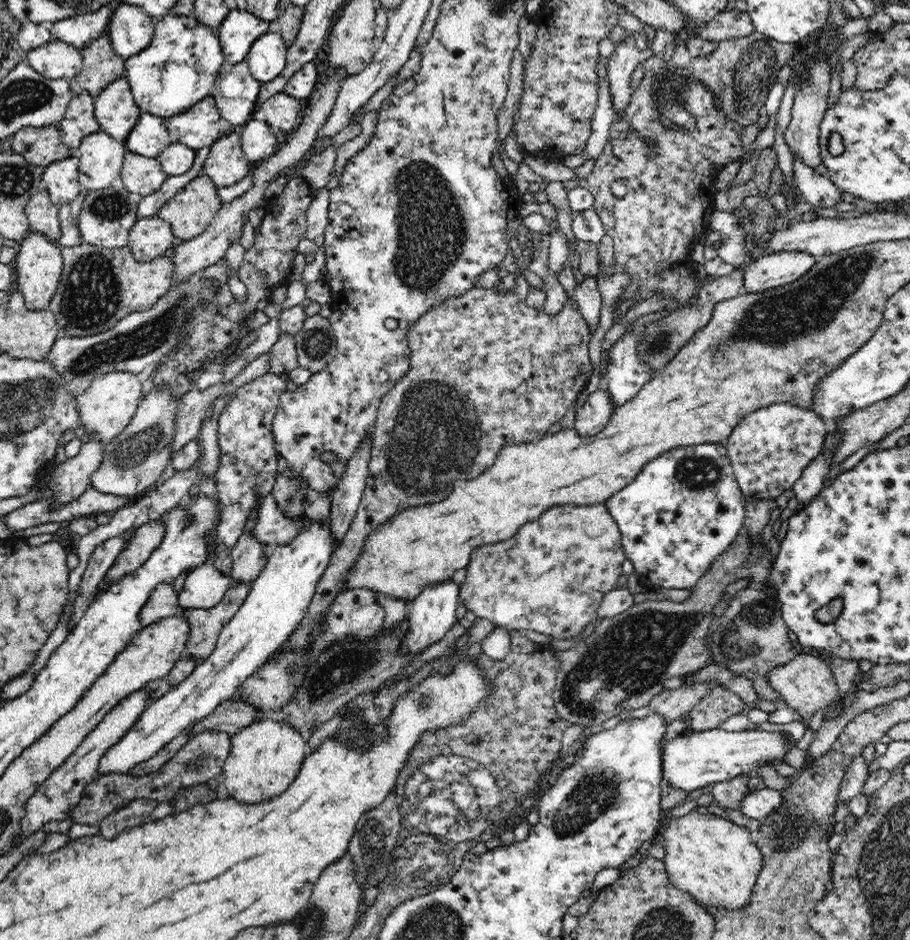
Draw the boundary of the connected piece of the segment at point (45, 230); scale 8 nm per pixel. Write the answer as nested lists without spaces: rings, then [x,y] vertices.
[[[45,188],[36,191],[25,207],[25,216],[32,232],[42,233],[54,241],[62,234],[58,214],[59,205],[50,201],[50,195]]]

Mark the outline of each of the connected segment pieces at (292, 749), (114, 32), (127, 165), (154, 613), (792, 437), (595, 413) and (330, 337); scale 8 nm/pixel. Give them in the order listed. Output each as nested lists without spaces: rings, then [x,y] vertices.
[[[272,719],[252,722],[231,736],[230,754],[222,768],[224,786],[229,796],[244,804],[258,804],[276,798],[288,790],[308,752],[305,734],[290,724]]]
[[[122,4],[113,12],[106,35],[114,52],[123,59],[142,52],[152,42],[156,19],[139,6]]]
[[[128,152],[123,160],[120,177],[126,190],[145,197],[160,190],[169,176],[164,173],[157,158]]]
[[[163,583],[150,596],[149,602],[141,610],[141,622],[143,628],[148,628],[150,624],[178,616],[184,613],[184,608],[179,605],[178,593],[174,590],[174,584]]]
[[[772,403],[747,414],[724,441],[734,477],[744,496],[756,500],[770,500],[778,498],[784,490],[793,488],[793,484],[802,476],[802,470],[820,454],[830,428],[831,425],[822,421],[814,411],[788,403]]]
[[[601,386],[592,392],[584,405],[576,411],[572,427],[578,435],[594,436],[610,422],[614,410],[610,393],[606,391],[606,386]]]
[[[319,313],[306,317],[302,330],[295,334],[299,366],[313,374],[324,372],[325,366],[337,356],[337,338],[330,321]]]

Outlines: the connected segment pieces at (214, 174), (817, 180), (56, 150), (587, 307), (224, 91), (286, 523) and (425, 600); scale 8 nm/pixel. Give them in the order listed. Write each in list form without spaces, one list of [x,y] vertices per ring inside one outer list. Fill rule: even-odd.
[[[239,133],[219,137],[211,146],[202,168],[216,188],[232,186],[252,170],[252,162],[242,151]]]
[[[794,157],[794,185],[803,199],[804,206],[837,208],[841,204],[841,190],[828,178],[816,173]]]
[[[57,125],[21,128],[12,138],[12,152],[36,166],[48,166],[74,155],[62,141]]]
[[[584,276],[584,280],[578,286],[576,284],[574,301],[577,303],[581,315],[589,326],[591,332],[596,332],[600,322],[601,292],[597,283],[597,277]]]
[[[246,61],[235,65],[226,66],[217,82],[214,84],[210,96],[214,98],[220,115],[232,126],[246,125],[251,120],[251,115],[257,106],[261,83],[255,80],[250,73]]]
[[[273,493],[267,494],[258,510],[258,520],[252,530],[252,535],[263,542],[266,546],[276,547],[277,545],[290,544],[309,518],[303,514],[298,518],[286,517],[276,506],[276,499]]]
[[[446,579],[440,584],[426,587],[422,594],[416,596],[410,605],[409,611],[409,632],[402,640],[400,653],[402,655],[420,654],[431,644],[438,642],[457,623],[456,607],[459,604],[460,585]]]

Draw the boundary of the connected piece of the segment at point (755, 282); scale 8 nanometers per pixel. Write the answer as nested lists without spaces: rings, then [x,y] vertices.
[[[798,254],[757,255],[743,269],[746,292],[762,292],[794,282],[802,278],[817,259]]]

